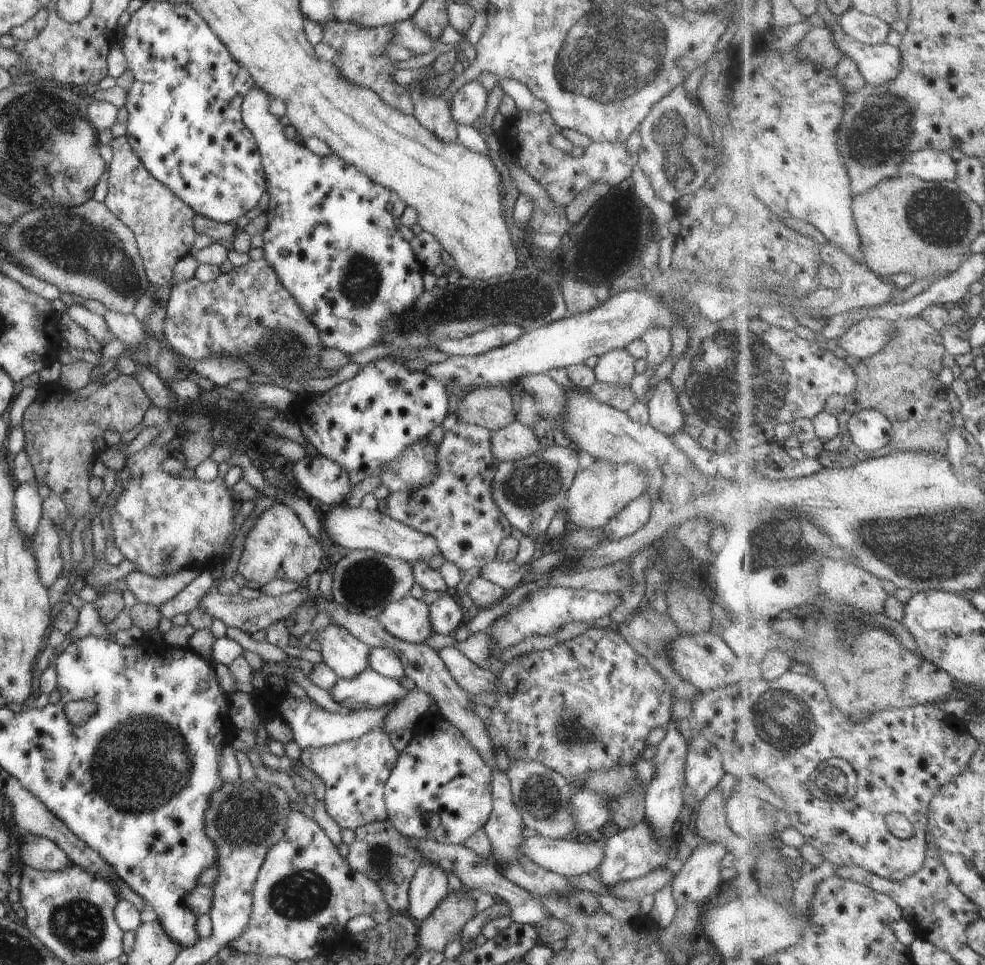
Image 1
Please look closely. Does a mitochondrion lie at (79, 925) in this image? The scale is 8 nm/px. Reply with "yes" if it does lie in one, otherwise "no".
yes

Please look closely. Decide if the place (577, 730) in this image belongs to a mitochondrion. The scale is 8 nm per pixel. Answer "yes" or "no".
yes

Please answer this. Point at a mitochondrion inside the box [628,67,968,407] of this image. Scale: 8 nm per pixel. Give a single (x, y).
(887, 124)

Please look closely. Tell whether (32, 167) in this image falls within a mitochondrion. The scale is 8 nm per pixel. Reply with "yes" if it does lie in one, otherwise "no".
yes

